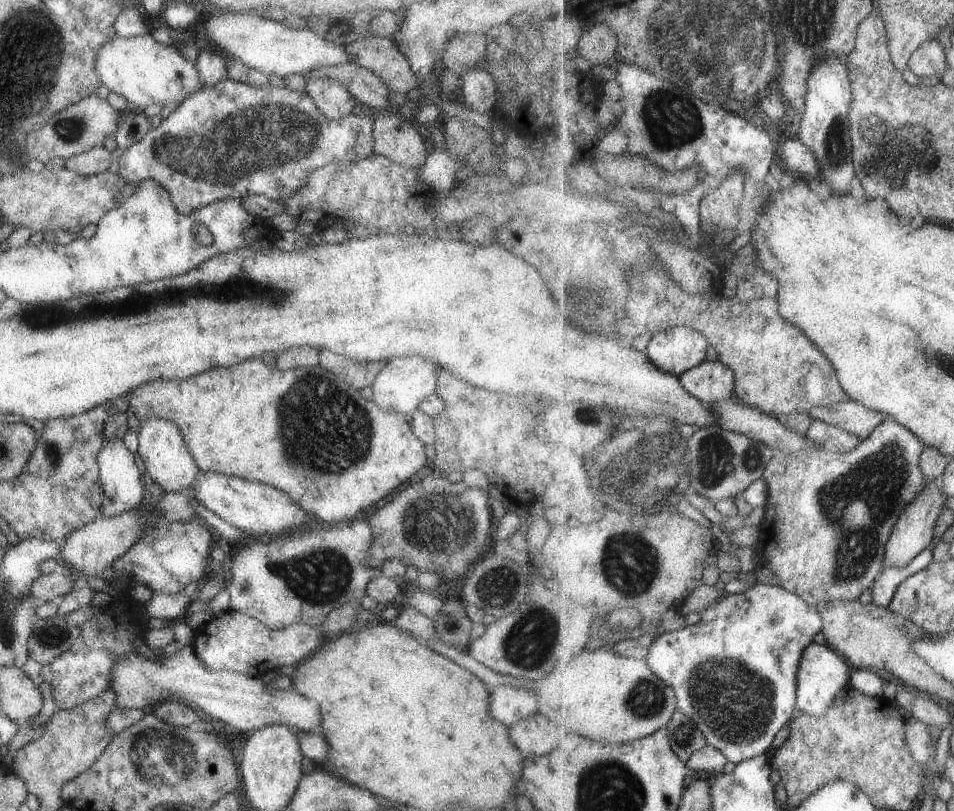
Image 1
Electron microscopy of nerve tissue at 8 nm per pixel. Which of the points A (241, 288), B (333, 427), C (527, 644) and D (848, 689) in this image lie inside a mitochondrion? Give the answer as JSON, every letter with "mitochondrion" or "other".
{"A":"mitochondrion","B":"mitochondrion","C":"mitochondrion","D":"other"}

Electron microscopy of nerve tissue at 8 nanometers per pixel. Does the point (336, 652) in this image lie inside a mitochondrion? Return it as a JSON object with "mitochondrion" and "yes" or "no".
{"mitochondrion":"no"}

